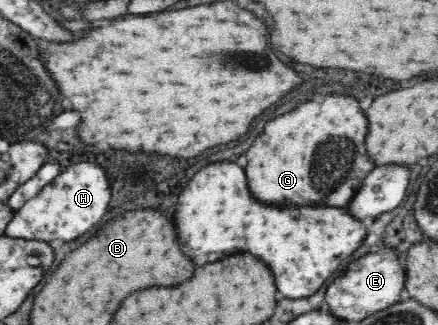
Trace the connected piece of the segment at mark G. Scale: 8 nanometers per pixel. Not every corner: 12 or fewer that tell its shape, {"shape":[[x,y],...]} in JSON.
{"shape":[[316,94],[248,148],[250,192],[346,206],[374,168],[358,98]]}

